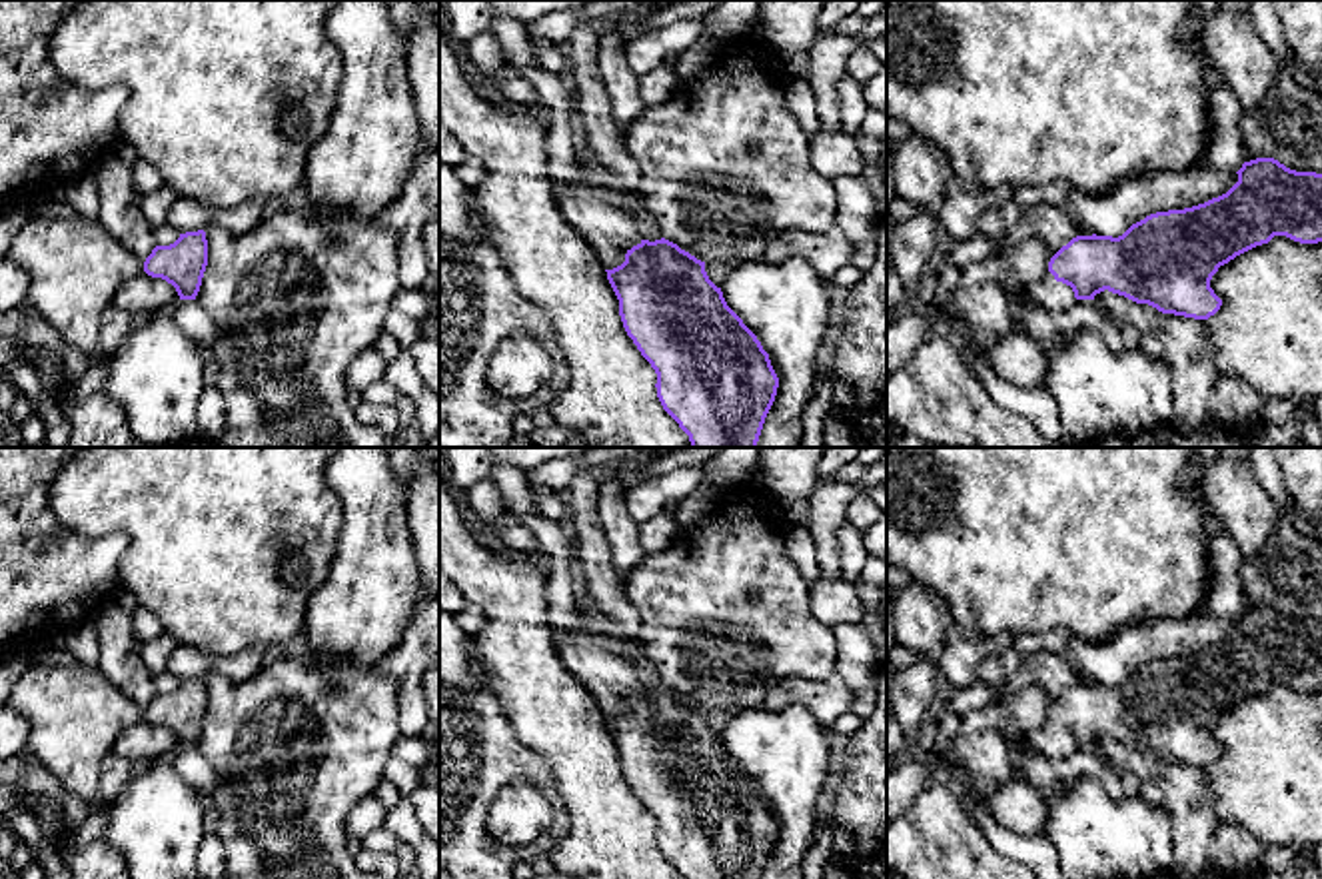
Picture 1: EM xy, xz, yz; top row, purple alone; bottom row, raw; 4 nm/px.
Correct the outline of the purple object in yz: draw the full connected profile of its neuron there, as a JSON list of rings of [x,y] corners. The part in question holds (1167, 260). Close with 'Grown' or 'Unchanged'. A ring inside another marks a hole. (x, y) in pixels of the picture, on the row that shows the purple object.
[[[1274,158],[1244,162],[1236,174],[1238,182],[1226,194],[1192,208],[1150,214],[1118,238],[1072,238],[1050,258],[1046,276],[1026,286],[1028,296],[1060,314],[1076,300],[1094,300],[1108,290],[1162,314],[1208,320],[1222,306],[1210,288],[1220,266],[1274,236],[1322,242],[1322,174],[1296,172]]]. Grown

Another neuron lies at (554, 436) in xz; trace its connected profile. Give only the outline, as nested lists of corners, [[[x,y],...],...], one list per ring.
[[[553,424],[543,430],[533,430],[523,438],[513,438],[505,447],[563,447],[563,443],[571,438],[571,432],[559,424]]]

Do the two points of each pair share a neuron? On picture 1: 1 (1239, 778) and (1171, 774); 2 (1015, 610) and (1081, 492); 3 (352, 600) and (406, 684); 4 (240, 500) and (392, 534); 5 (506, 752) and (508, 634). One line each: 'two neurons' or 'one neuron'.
1: two neurons
2: one neuron
3: two neurons
4: two neurons
5: two neurons

